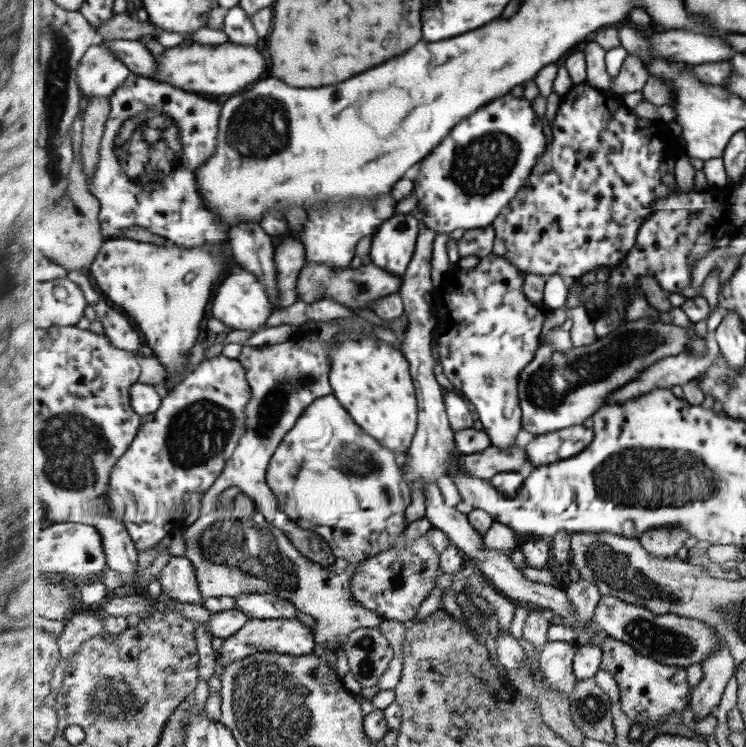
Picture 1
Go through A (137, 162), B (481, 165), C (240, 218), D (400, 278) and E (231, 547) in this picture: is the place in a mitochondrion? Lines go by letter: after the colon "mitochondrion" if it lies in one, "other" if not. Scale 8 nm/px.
A: mitochondrion
B: mitochondrion
C: other
D: other
E: mitochondrion

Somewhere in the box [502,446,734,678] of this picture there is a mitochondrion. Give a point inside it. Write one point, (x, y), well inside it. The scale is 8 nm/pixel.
(614, 569)

